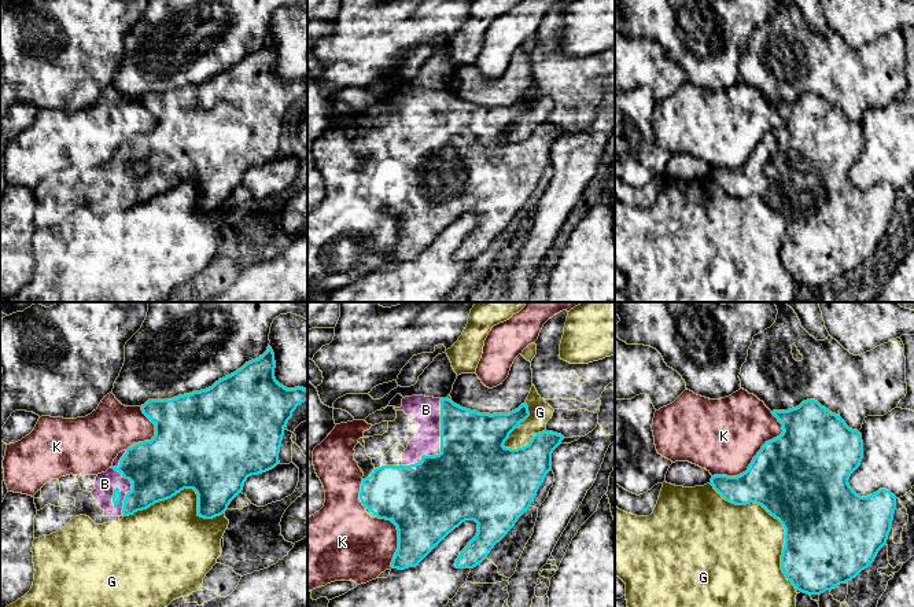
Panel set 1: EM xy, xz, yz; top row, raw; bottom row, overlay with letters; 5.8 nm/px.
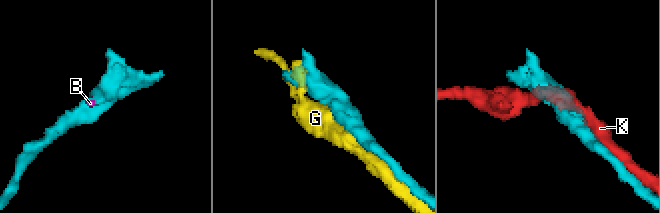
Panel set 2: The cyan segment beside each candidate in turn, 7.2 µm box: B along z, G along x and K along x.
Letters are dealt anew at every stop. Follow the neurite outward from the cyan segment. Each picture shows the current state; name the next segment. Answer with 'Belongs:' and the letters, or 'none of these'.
Belongs: B

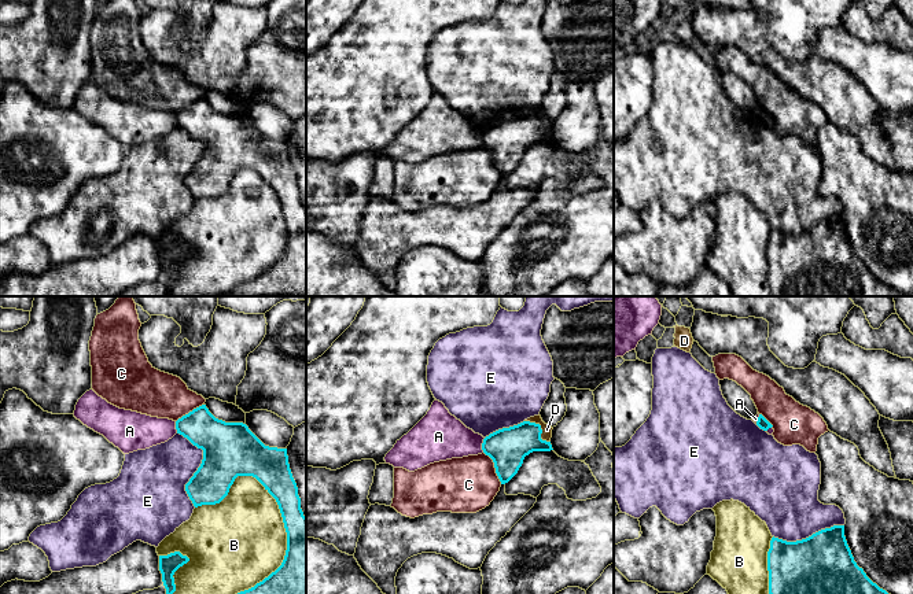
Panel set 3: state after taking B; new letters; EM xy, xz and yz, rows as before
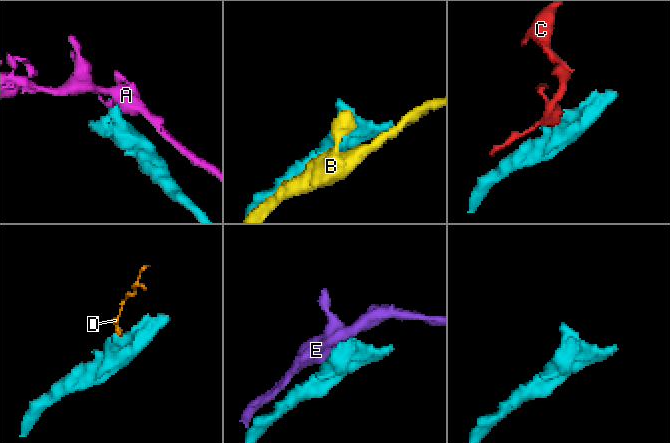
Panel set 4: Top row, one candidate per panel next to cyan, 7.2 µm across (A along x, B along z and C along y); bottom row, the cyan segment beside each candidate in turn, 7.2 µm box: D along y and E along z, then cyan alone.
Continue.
Belongs: none of these

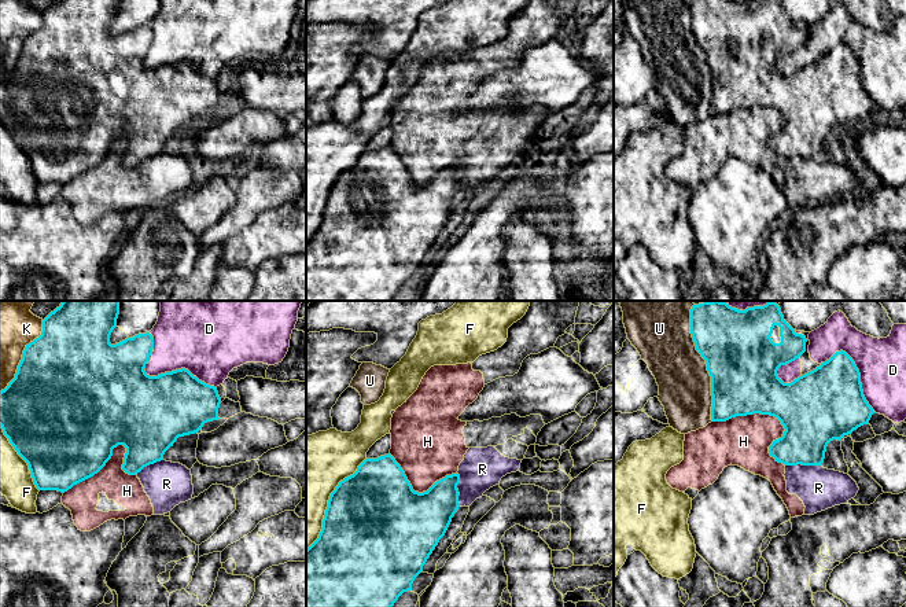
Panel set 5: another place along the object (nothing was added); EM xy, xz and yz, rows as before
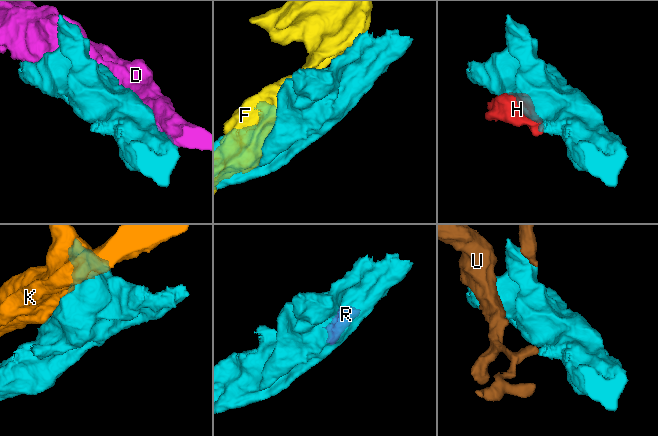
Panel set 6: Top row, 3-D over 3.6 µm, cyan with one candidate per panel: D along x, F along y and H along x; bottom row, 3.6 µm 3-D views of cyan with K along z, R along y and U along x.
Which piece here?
Belongs: none of these

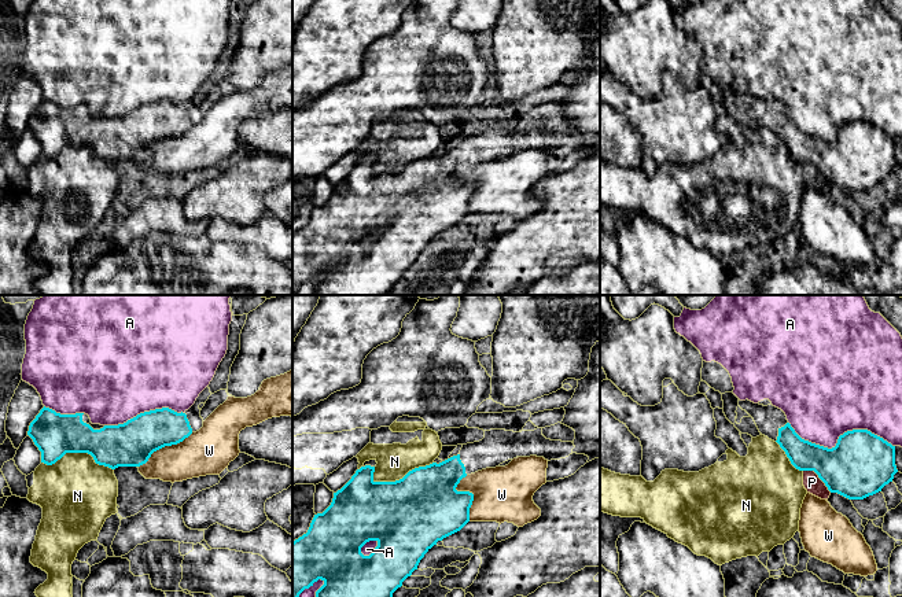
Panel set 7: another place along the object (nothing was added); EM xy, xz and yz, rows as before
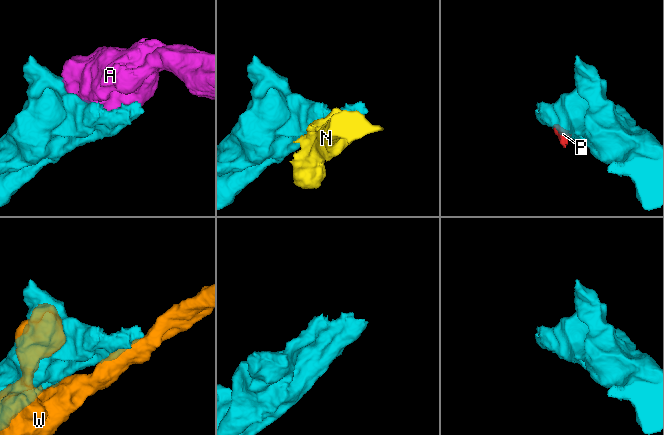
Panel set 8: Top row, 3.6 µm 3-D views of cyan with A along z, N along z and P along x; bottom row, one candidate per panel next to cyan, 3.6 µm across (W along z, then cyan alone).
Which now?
Belongs: none of these

